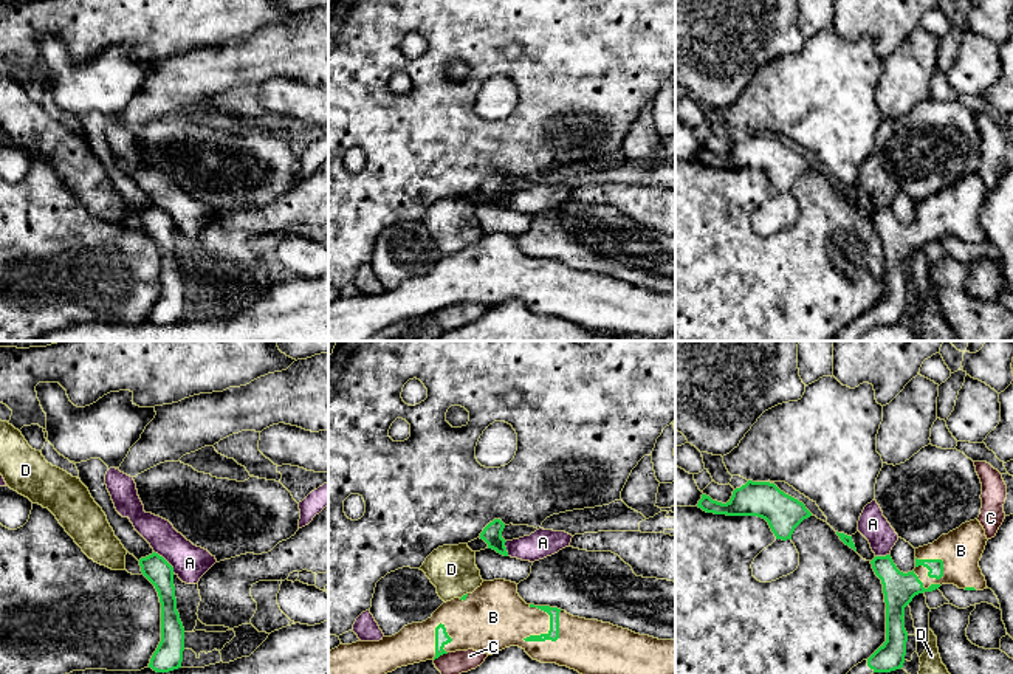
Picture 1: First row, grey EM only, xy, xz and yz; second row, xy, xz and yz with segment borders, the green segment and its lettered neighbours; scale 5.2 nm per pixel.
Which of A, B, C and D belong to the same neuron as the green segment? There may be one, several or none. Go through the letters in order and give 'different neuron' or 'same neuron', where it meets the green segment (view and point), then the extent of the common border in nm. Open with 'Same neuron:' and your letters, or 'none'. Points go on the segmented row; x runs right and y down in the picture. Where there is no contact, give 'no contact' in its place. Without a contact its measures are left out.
Same neuron: B
A: different neuron; meets green in xy at (166, 561); contact 160 nm long
B: same neuron; meets green in xz at (541, 634); contact 260 nm long
C: different neuron; meets green in xz at (440, 654); contact 90 nm long
D: different neuron; meets green in xz at (463, 595); contact 50 nm long

